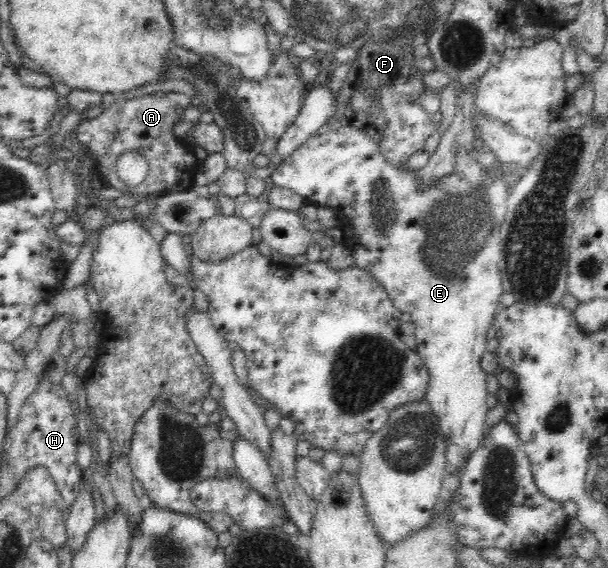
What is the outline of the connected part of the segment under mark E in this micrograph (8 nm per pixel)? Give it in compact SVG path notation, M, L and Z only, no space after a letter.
M331 116L326 120L323 126L320 126L309 138L308 141L297 148L292 155L284 161L278 168L271 174L271 178L274 185L281 186L282 188L289 188L296 192L304 199L308 199L318 205L329 206L336 211L336 216L339 220L339 225L346 229L351 230L348 235L345 235L341 240L346 248L351 250L351 254L354 257L354 266L362 268L370 273L382 287L386 289L388 297L392 299L392 304L395 308L404 314L404 318L410 320L415 326L415 341L417 342L417 353L422 358L424 367L429 371L429 381L427 382L428 388L425 399L431 406L431 409L436 413L439 418L439 425L441 431L444 433L446 441L446 466L445 474L450 472L458 472L460 468L464 469L468 460L468 457L480 446L481 440L485 437L484 421L486 420L486 412L488 412L488 406L486 405L486 381L487 373L481 367L482 355L486 352L486 334L488 328L493 324L495 314L500 310L499 304L500 296L504 292L503 284L501 281L501 272L499 269L500 252L497 251L500 244L499 241L499 229L502 227L502 223L505 219L507 211L506 201L509 195L510 186L504 180L504 174L493 169L493 166L485 169L487 178L482 184L474 184L469 187L466 181L460 178L455 172L449 175L443 176L432 186L423 186L419 182L418 172L408 170L400 165L394 165L390 161L386 160L386 157L379 151L379 144L376 143L368 134L365 134L362 130L352 128L349 126L339 125L335 116Z

